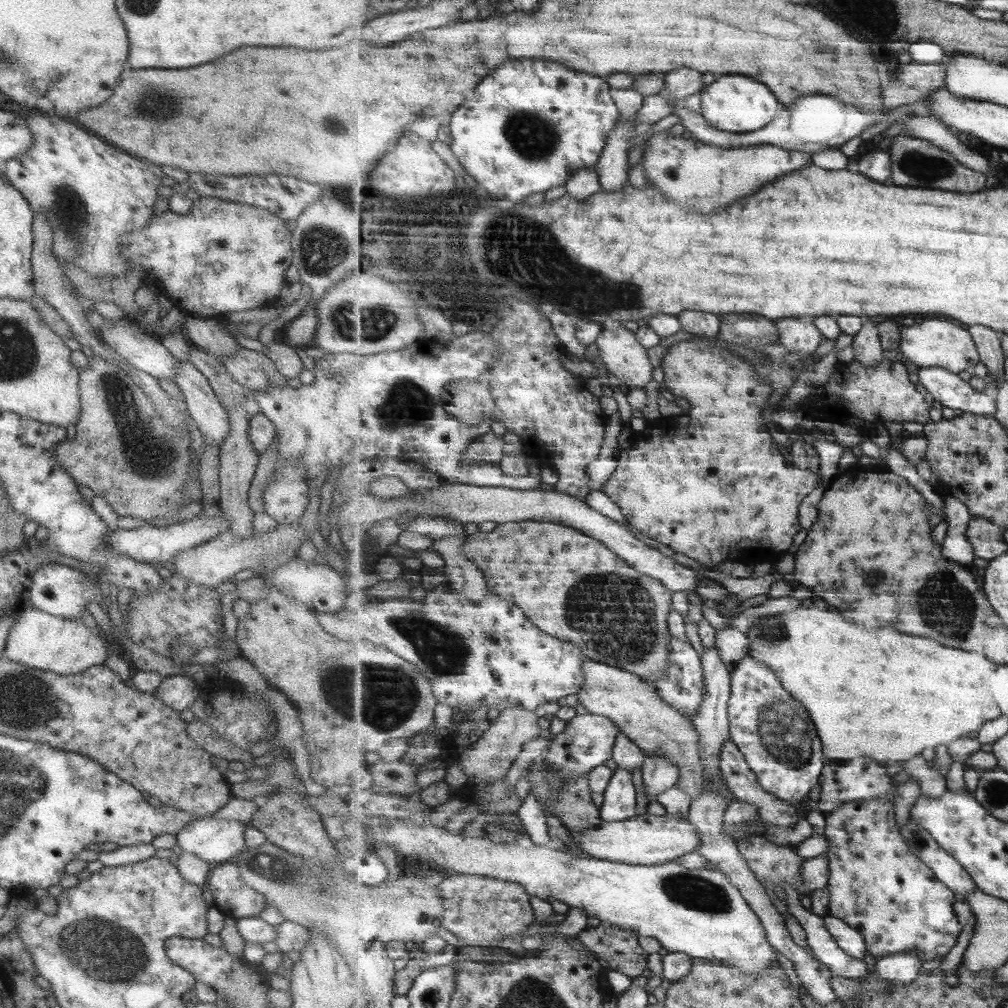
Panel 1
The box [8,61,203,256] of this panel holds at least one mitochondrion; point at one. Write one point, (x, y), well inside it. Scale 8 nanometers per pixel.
(69, 206)

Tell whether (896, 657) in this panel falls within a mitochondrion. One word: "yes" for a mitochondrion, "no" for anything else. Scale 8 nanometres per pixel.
no

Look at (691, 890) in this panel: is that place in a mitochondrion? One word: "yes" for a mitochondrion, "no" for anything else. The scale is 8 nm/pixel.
yes

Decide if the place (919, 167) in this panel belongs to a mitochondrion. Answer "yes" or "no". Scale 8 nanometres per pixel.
yes

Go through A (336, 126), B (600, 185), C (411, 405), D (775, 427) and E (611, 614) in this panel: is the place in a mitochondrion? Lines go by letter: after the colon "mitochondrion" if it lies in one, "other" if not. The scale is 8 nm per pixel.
A: mitochondrion
B: other
C: mitochondrion
D: other
E: mitochondrion

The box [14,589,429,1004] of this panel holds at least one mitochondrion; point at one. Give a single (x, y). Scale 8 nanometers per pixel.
(101, 950)

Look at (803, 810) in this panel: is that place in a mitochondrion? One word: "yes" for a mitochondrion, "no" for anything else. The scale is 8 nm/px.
no

